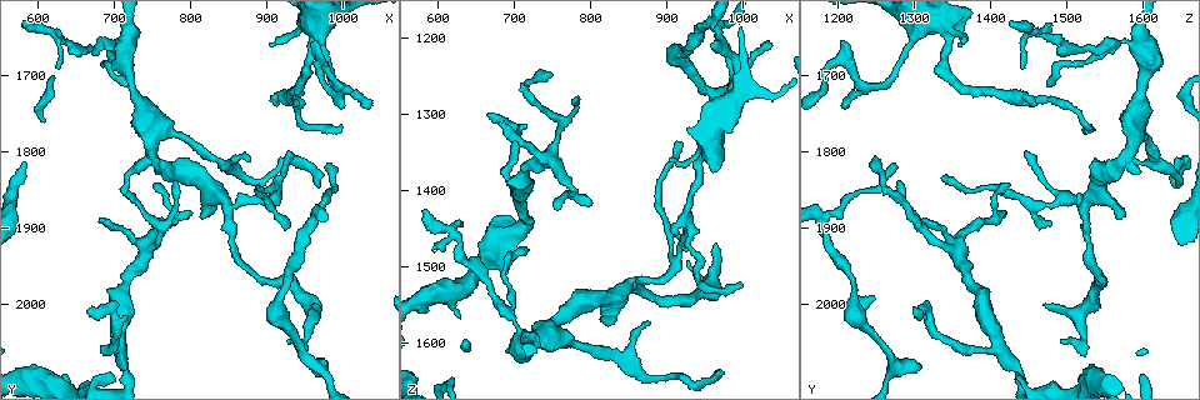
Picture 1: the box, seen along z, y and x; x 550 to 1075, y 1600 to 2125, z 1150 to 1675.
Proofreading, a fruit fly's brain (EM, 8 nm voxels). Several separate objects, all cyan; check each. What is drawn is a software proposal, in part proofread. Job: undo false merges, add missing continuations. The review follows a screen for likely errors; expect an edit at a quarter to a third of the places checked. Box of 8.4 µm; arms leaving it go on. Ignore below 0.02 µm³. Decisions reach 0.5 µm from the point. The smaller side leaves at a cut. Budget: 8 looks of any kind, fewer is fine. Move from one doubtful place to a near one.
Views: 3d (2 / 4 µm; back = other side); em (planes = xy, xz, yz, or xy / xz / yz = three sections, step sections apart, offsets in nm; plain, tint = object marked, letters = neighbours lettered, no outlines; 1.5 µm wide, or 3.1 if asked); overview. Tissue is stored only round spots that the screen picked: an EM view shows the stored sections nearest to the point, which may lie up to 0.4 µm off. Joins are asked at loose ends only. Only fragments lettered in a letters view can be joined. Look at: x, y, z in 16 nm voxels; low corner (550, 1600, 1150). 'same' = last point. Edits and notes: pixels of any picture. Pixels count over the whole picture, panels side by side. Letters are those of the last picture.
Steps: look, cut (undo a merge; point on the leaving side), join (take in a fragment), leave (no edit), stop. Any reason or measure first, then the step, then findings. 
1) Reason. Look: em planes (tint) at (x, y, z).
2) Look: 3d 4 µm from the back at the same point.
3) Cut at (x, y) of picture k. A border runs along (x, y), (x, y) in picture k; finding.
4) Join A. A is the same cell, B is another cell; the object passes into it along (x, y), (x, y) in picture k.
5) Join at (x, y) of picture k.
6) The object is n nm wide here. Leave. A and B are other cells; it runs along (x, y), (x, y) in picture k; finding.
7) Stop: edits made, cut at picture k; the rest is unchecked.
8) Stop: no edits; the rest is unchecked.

Branch stops here. Look: 3d 4 µm at (930, 2050, 1495).

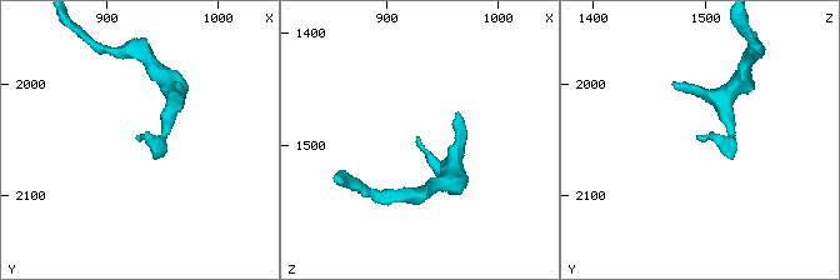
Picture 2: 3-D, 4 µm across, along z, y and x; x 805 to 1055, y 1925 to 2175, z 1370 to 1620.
Look: em planes (letters) at (930, 2048, 1492).

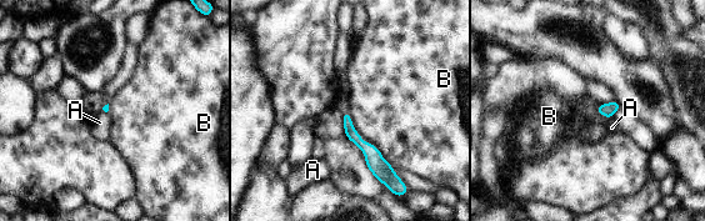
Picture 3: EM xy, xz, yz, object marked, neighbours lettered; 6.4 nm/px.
The longest contact is with B, 460 nm. Leave. A and B are other cells; a border runs along (348, 111), (359, 135), (393, 165) in picture 3; none of them fits.

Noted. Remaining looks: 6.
Thin end. Look: em planes (letters) at (665, 2010, 1300).

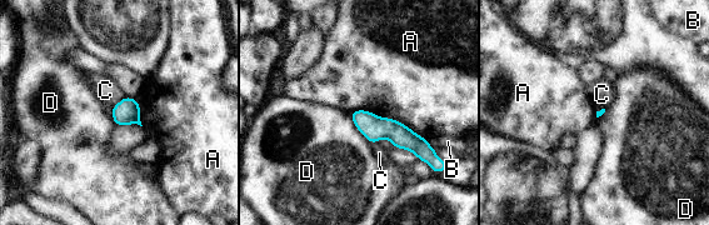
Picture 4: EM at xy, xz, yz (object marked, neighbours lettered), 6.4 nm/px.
Leave. A, B, C and D are other cells; a border runs along (349, 114), (354, 126), (369, 143) in picture 4; no lettered fragment goes on from it.

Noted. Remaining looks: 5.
Thin end. Look: em planes (letters) at (905, 1655, 1355).

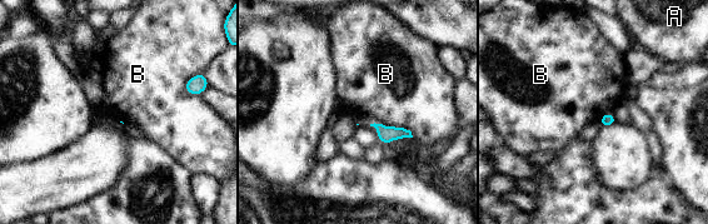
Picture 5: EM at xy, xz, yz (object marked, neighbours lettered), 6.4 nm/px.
Leave. A and B are other cells; a border runs along (369, 124), (405, 127), (413, 137) in picture 5; none of them fits.

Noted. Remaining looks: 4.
Stop: no edits; the rest is unchecked.

